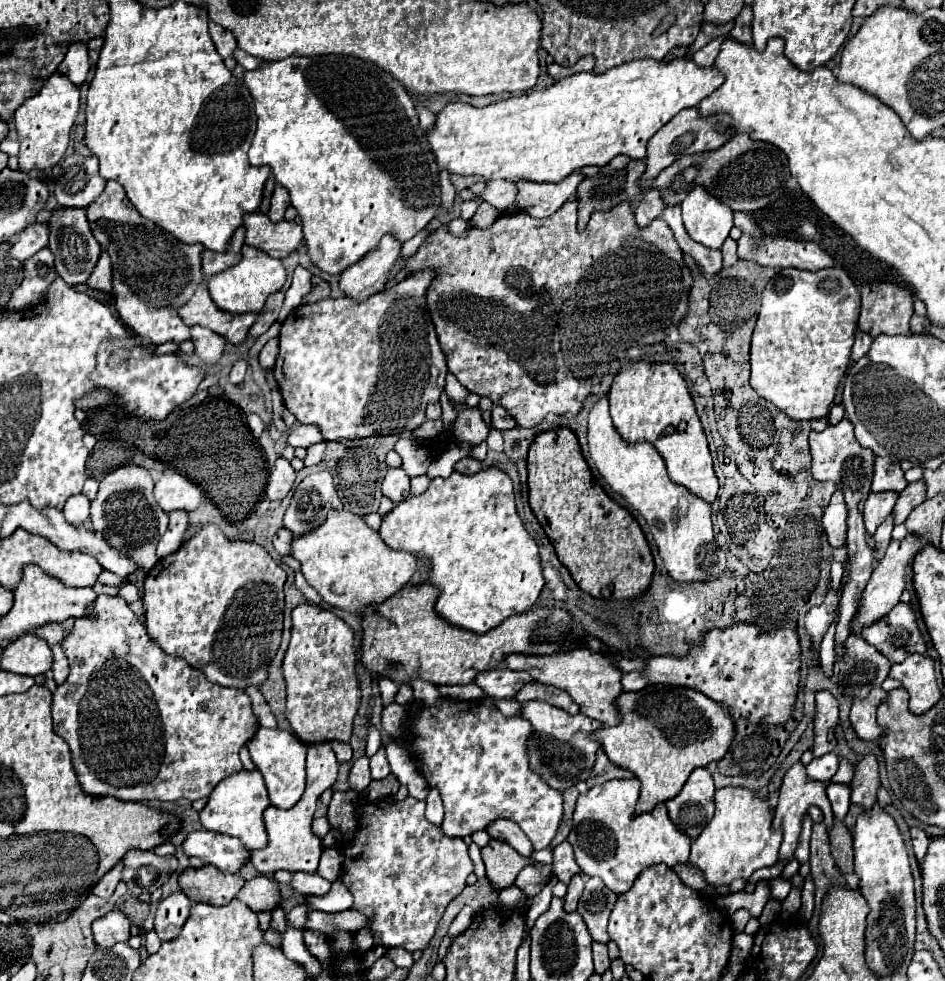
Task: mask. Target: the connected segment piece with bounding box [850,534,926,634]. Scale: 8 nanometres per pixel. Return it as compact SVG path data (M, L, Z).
M910 534L906 536L902 542L890 542L884 558L878 562L878 566L872 570L870 582L866 584L866 590L862 592L862 600L858 606L858 612L854 614L852 622L850 622L850 630L852 634L858 634L862 628L872 626L874 622L878 622L880 618L884 618L900 600L900 594L904 592L904 574L906 574L906 566L914 560L914 556L918 554L920 548L924 548L926 544L916 536Z

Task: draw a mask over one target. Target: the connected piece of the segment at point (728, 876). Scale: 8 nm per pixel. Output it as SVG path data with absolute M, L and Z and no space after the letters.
M724 786L716 790L716 814L710 820L710 824L702 830L702 834L692 842L692 852L690 852L690 866L698 868L704 872L708 884L720 886L720 884L730 884L736 878L750 878L758 868L774 866L778 862L778 850L782 844L782 830L774 830L772 818L774 818L774 808L768 804L768 796L760 798L758 792L742 786Z

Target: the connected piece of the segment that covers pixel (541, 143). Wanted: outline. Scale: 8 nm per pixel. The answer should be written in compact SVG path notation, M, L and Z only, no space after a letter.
M584 56L574 66L560 66L554 62L548 66L548 72L554 80L560 82L548 86L542 92L534 90L530 94L512 96L486 108L474 108L462 102L448 104L436 116L434 130L426 134L440 168L446 168L452 174L478 174L486 180L526 178L534 182L558 182L584 166L604 166L618 154L626 154L634 160L644 160L648 140L664 124L668 124L680 110L698 106L724 82L724 74L720 70L714 66L702 68L692 58L674 58L670 62L630 60L618 68L606 70L604 74L590 72L592 68L594 56Z

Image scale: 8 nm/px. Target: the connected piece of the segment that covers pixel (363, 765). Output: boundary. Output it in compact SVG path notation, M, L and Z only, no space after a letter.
M364 756L364 758L360 758L360 760L354 762L348 780L350 780L350 786L352 786L354 792L362 792L362 790L368 788L368 784L372 782L372 778L370 778L369 758Z

